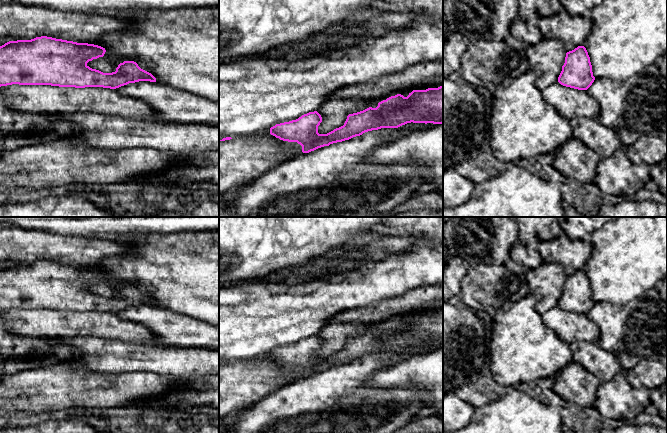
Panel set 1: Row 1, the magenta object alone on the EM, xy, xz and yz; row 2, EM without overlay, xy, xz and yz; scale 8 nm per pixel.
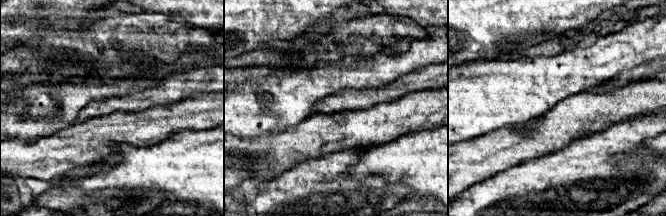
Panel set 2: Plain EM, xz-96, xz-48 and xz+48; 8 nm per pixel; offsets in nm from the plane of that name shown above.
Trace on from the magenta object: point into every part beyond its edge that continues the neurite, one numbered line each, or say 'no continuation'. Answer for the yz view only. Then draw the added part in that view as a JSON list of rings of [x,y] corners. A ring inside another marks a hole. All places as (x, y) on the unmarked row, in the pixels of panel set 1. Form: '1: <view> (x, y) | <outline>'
no continuation

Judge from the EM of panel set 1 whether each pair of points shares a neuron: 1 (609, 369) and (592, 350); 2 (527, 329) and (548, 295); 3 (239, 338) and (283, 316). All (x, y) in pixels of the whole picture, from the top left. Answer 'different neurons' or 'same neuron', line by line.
1: same neuron
2: different neurons
3: same neuron

